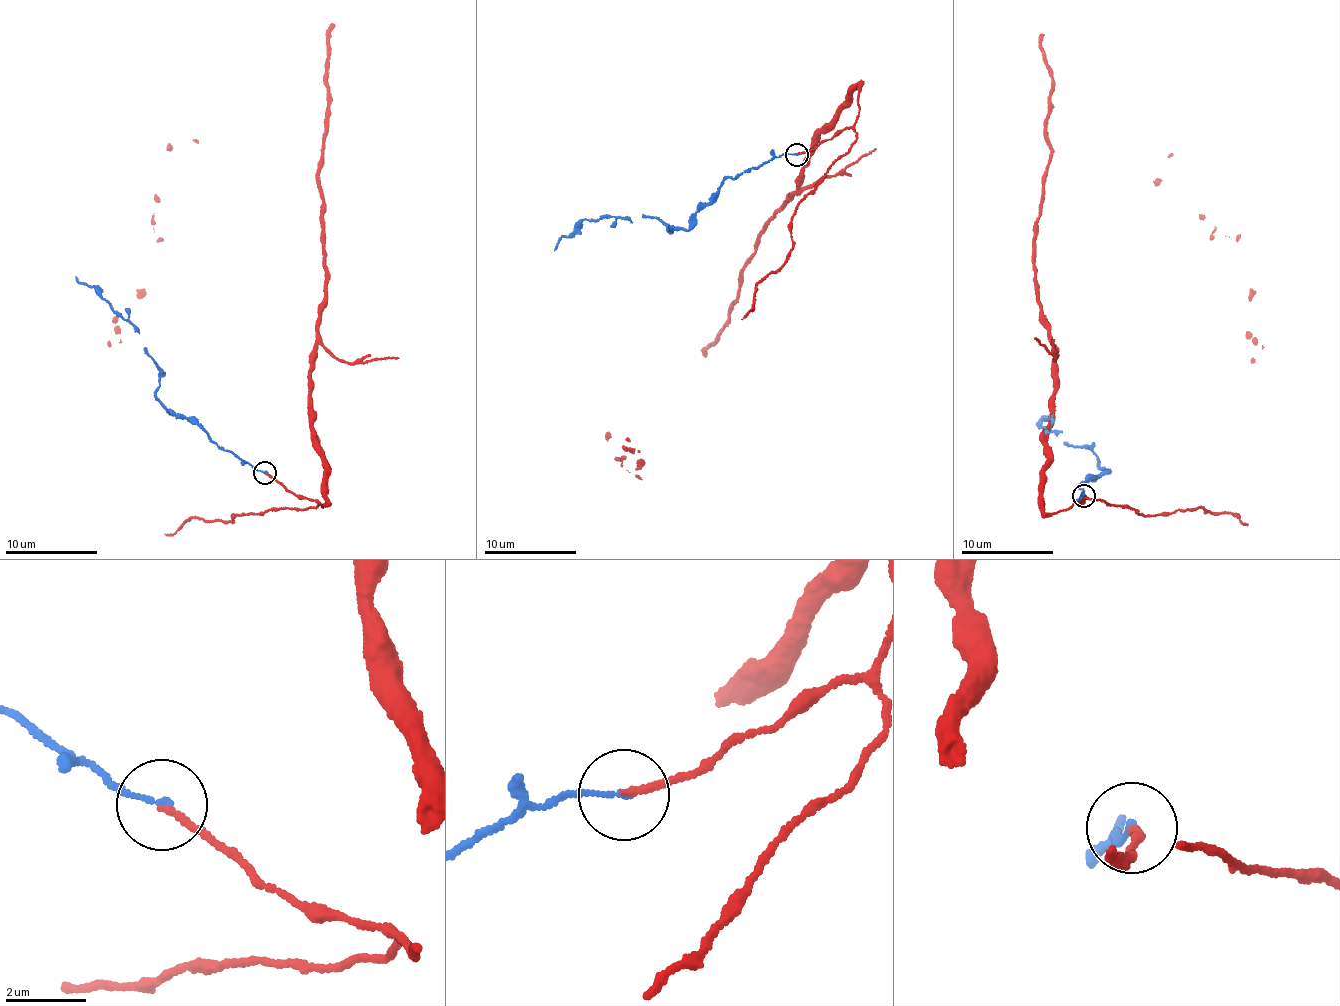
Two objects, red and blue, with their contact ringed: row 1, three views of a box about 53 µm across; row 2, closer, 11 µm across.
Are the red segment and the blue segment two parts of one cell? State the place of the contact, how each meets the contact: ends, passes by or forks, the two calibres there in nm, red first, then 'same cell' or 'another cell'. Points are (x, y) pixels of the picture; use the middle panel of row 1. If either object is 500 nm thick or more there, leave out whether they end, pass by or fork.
(796, 154) | red ends | blue ends | 170/140 nm | another cell

